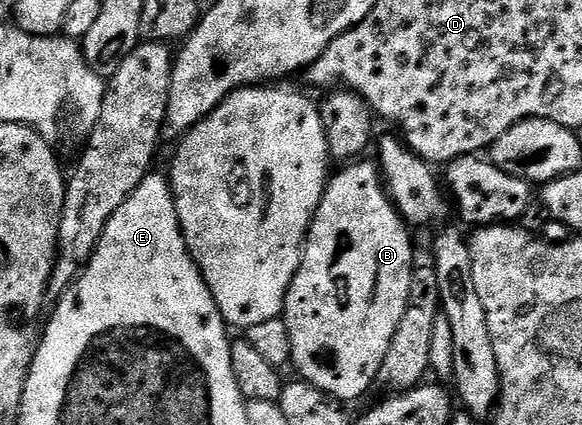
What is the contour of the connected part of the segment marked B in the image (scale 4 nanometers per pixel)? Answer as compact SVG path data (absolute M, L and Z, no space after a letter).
M368 158L359 162L348 162L343 165L341 172L331 173L328 187L324 190L324 197L314 214L312 224L308 228L308 234L304 241L300 265L290 282L290 290L284 299L284 311L282 318L286 322L286 330L290 330L290 346L292 347L292 364L297 368L299 379L312 384L318 390L322 390L327 396L337 401L356 400L368 392L372 383L377 383L380 367L386 358L386 350L390 350L390 342L394 338L394 330L398 330L398 322L402 322L402 314L406 314L406 302L410 298L410 282L412 281L412 249L414 240L408 237L409 225L400 217L400 211L392 205L388 197L388 190L384 187L379 167L372 164Z

